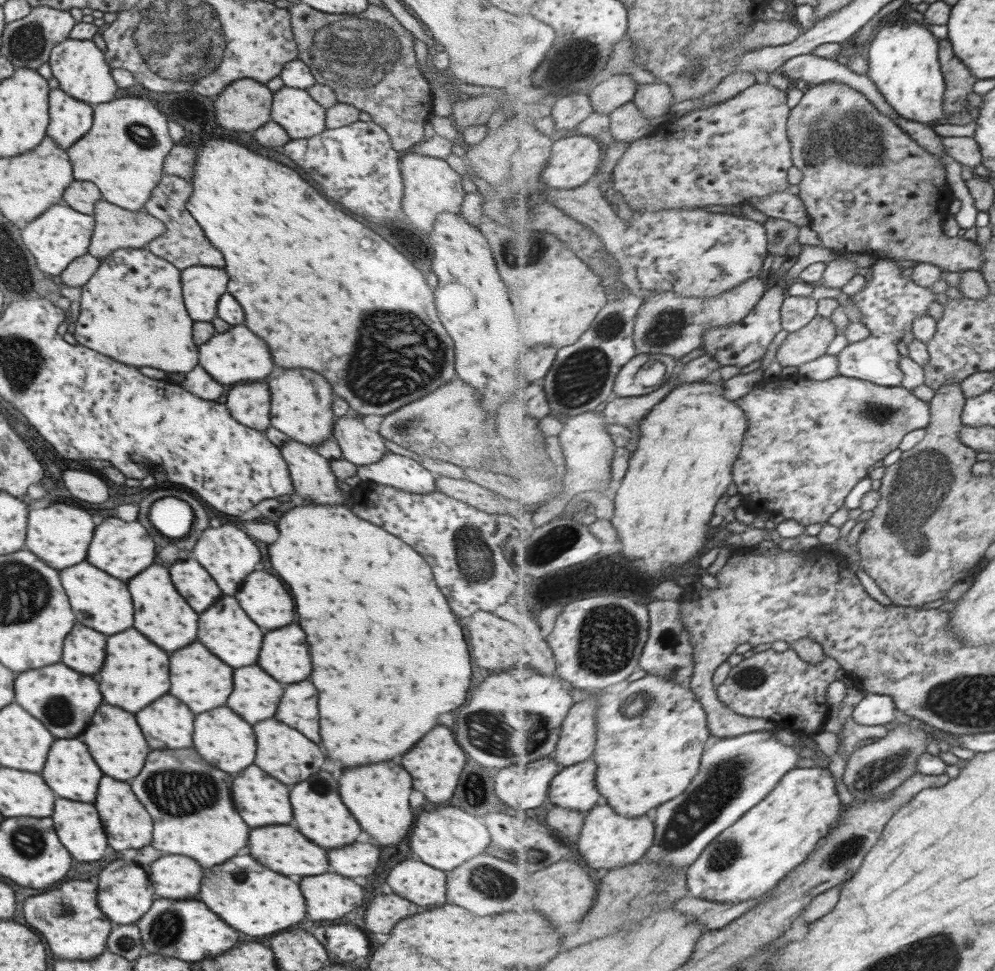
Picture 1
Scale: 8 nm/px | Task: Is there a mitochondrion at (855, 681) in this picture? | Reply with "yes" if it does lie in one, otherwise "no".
no

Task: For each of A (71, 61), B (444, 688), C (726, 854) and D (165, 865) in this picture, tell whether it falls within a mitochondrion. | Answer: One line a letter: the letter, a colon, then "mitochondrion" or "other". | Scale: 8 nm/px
A: other
B: other
C: mitochondrion
D: other

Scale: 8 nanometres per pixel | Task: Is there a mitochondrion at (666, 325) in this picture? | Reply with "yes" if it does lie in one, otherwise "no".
yes

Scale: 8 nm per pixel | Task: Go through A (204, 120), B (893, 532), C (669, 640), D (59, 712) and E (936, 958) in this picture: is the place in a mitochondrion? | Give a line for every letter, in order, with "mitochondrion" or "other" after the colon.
A: other
B: mitochondrion
C: mitochondrion
D: mitochondrion
E: mitochondrion

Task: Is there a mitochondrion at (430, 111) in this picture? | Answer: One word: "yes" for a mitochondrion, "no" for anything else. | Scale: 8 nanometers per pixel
no

